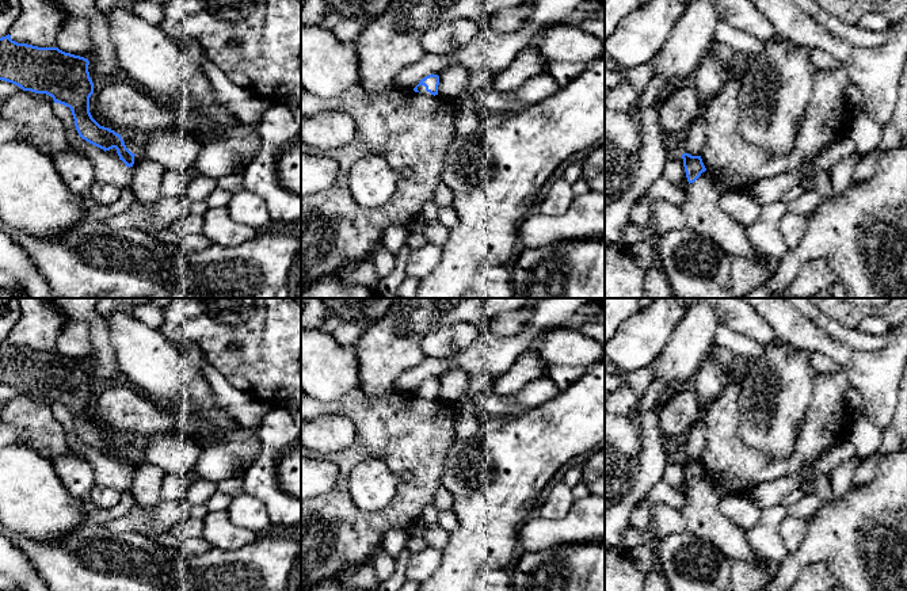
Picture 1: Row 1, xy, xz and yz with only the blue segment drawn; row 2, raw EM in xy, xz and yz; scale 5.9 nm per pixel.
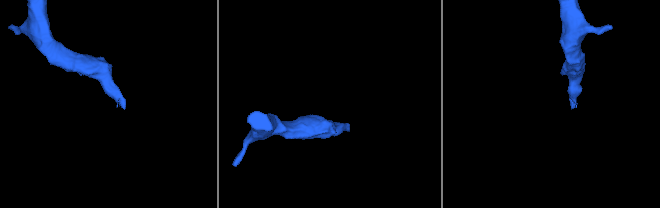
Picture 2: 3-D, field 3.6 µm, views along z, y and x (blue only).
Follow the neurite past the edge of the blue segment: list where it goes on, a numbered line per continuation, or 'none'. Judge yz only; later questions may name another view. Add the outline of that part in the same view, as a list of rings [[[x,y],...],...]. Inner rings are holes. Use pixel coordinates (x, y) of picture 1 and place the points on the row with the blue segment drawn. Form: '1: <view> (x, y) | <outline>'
1: yz (702, 210) | [[[708,171],[687,186],[681,210],[686,228],[713,240],[729,258],[761,259],[766,267],[773,267],[769,259],[754,249],[744,226],[723,210],[721,195],[716,191]]]

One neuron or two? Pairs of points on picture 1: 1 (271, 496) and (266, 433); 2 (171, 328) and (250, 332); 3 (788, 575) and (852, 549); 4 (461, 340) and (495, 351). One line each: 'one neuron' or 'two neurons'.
1: one neuron
2: one neuron
3: one neuron
4: two neurons

